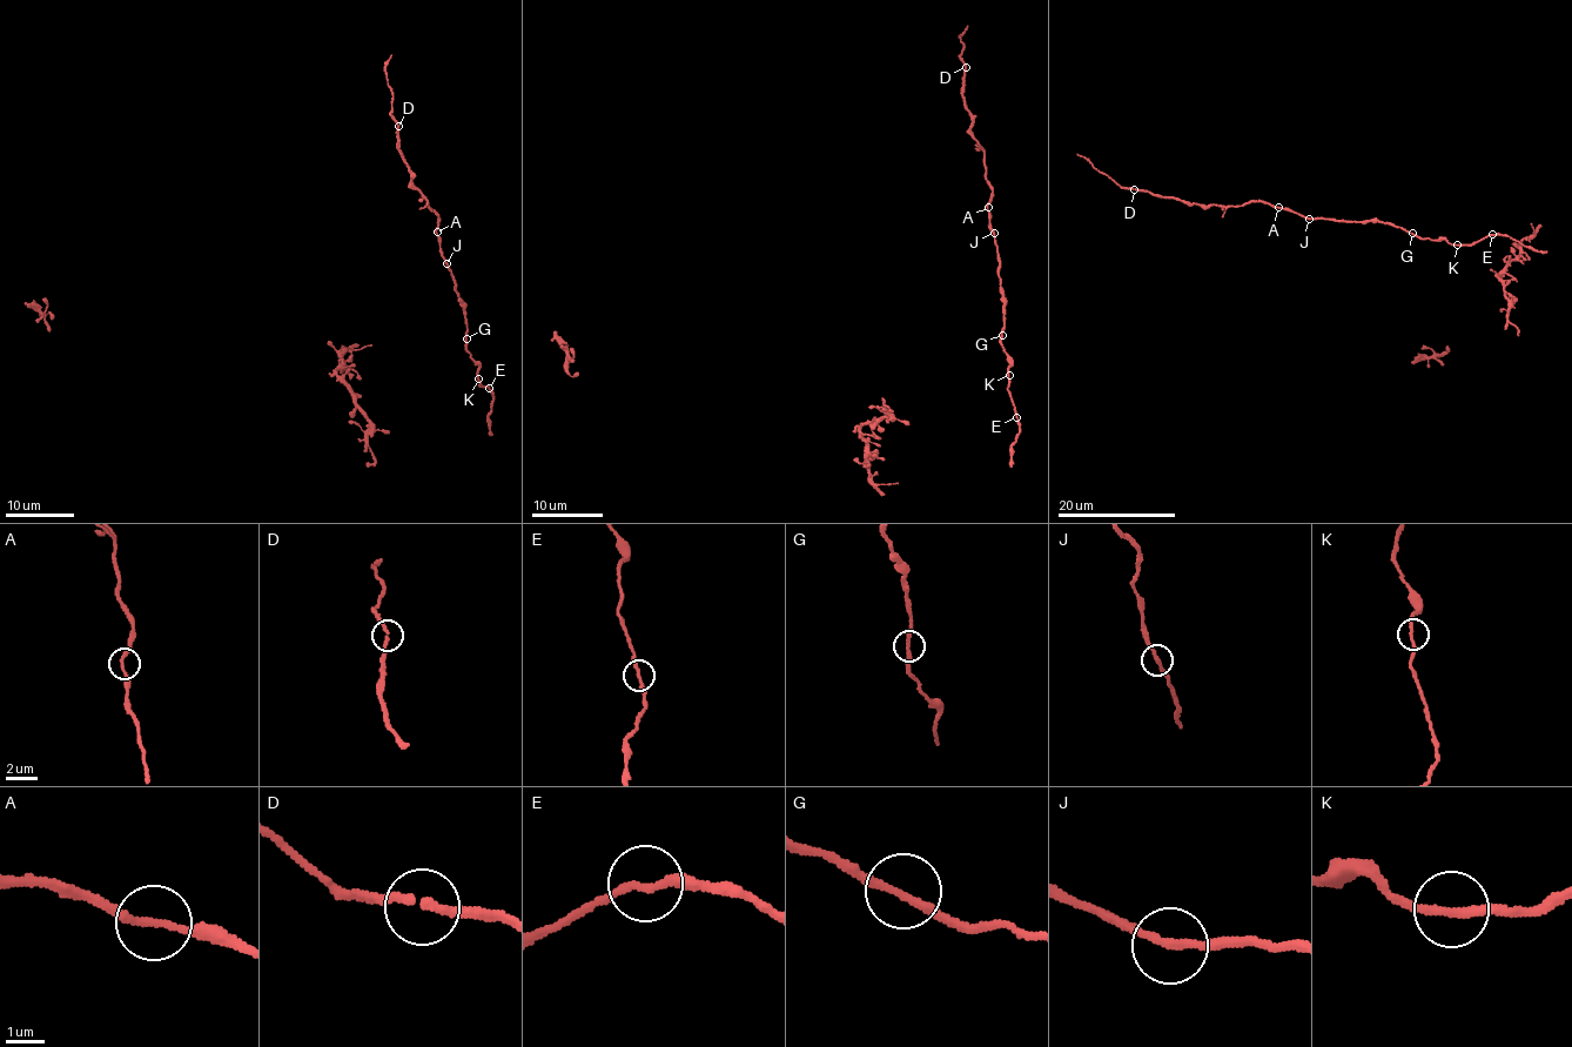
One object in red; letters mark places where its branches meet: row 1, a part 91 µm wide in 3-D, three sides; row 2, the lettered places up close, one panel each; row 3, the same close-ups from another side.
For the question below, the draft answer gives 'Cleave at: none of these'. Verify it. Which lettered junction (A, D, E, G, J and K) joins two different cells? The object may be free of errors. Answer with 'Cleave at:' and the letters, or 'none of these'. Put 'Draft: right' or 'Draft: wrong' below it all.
Cleave at: none of these
Draft: right

